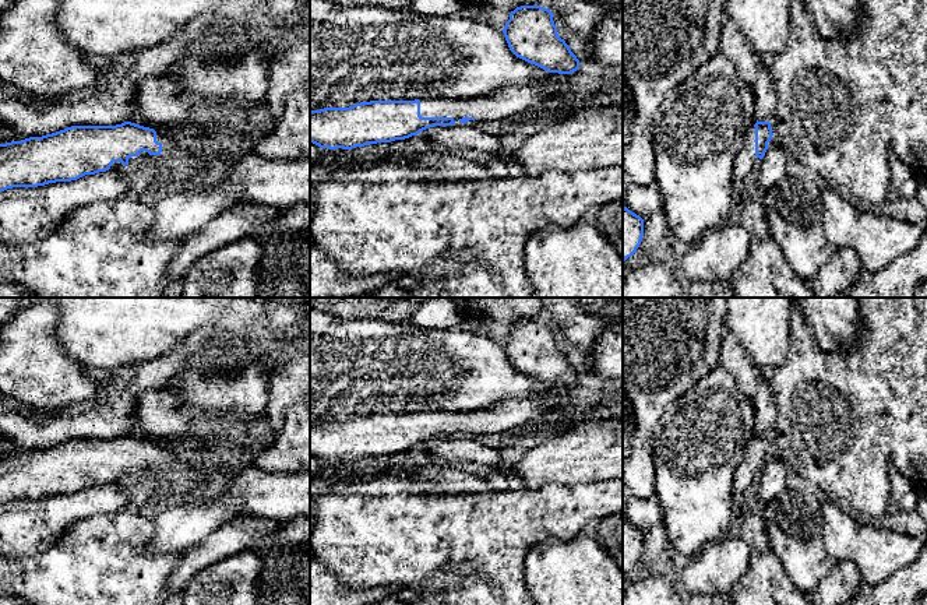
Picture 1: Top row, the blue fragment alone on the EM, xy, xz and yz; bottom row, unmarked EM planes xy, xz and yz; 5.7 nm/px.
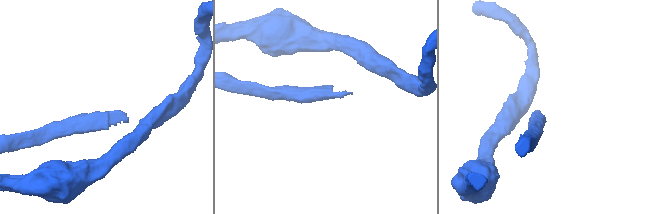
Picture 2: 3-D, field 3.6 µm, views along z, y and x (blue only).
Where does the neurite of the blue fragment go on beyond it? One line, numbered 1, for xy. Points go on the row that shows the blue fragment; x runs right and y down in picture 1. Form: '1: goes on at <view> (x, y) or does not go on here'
1: does not go on here

